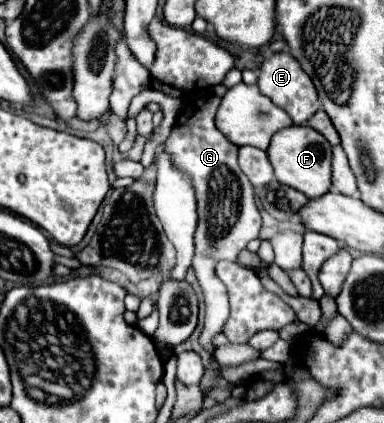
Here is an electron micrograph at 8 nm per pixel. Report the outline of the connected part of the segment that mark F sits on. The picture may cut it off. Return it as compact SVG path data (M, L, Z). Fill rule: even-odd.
M290 126L282 128L272 136L268 158L274 168L274 176L278 182L298 188L302 194L306 194L310 200L320 198L330 190L330 160L332 160L332 148L330 142L308 126Z

